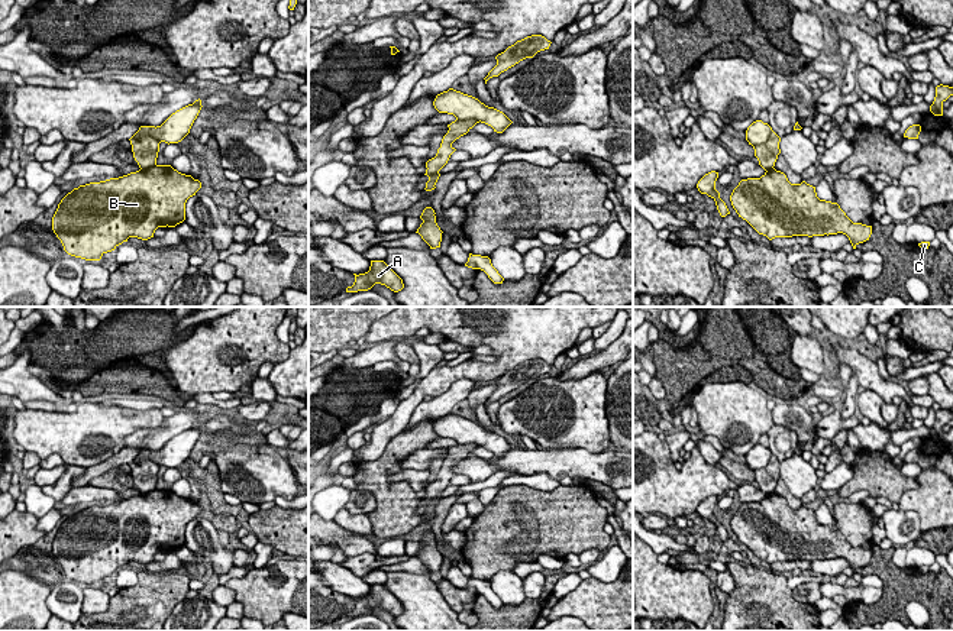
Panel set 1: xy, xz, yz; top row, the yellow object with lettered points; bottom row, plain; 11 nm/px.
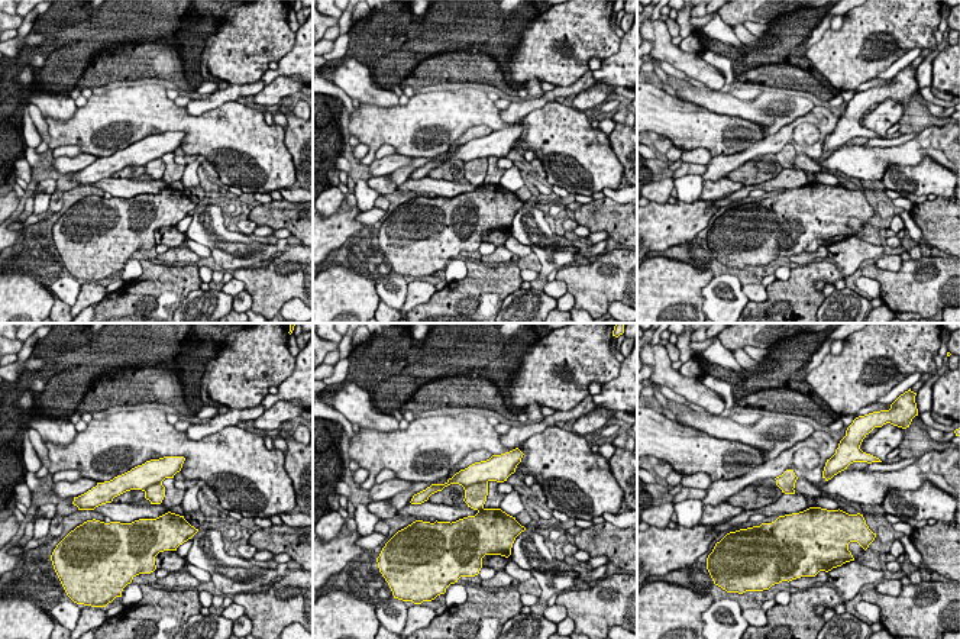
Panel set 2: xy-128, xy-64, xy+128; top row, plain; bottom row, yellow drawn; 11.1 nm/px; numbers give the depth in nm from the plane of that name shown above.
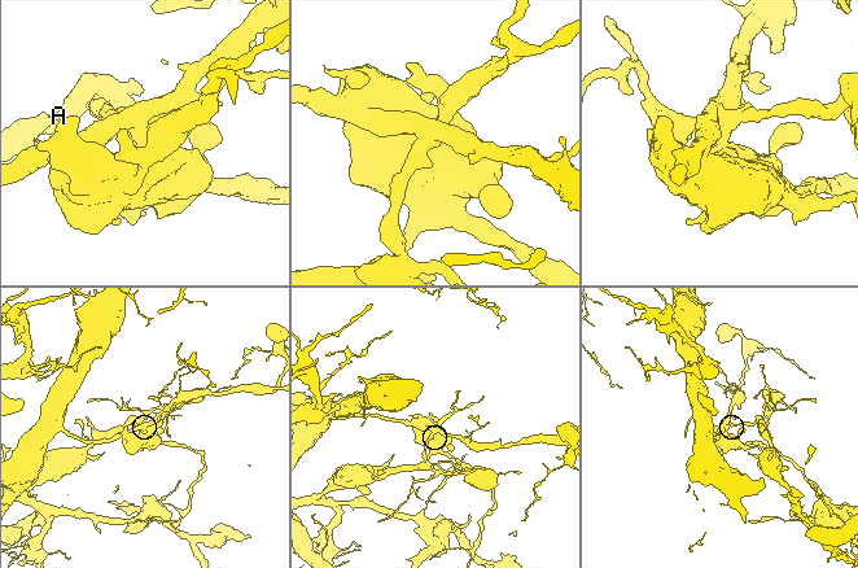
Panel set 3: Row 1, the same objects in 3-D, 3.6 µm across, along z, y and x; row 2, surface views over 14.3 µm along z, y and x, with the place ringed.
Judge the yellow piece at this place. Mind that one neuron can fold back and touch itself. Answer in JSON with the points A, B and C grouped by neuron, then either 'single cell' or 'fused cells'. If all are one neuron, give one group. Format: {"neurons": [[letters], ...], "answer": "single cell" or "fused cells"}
{"neurons": [["A"], ["B", "C"]], "answer": "fused cells"}

